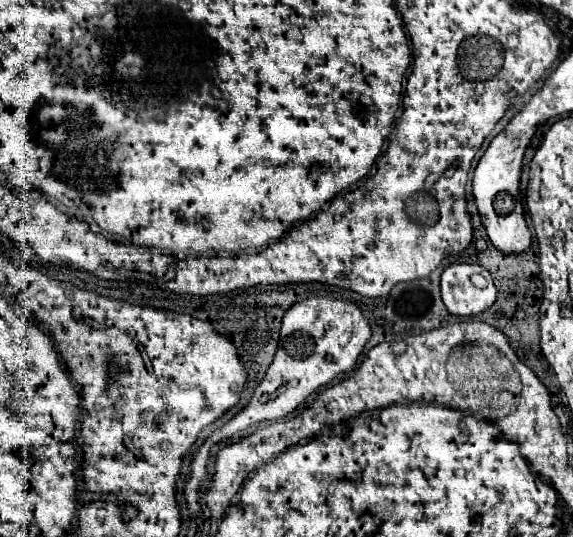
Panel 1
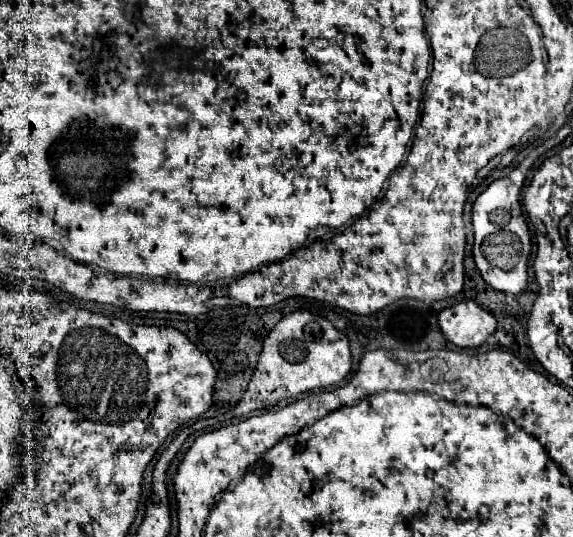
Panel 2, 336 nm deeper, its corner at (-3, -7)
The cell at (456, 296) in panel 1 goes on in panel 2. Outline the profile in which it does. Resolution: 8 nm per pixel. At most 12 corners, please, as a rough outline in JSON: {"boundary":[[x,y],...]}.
{"boundary":[[473,300],[439,314],[443,336],[457,348],[479,348],[497,328]]}

